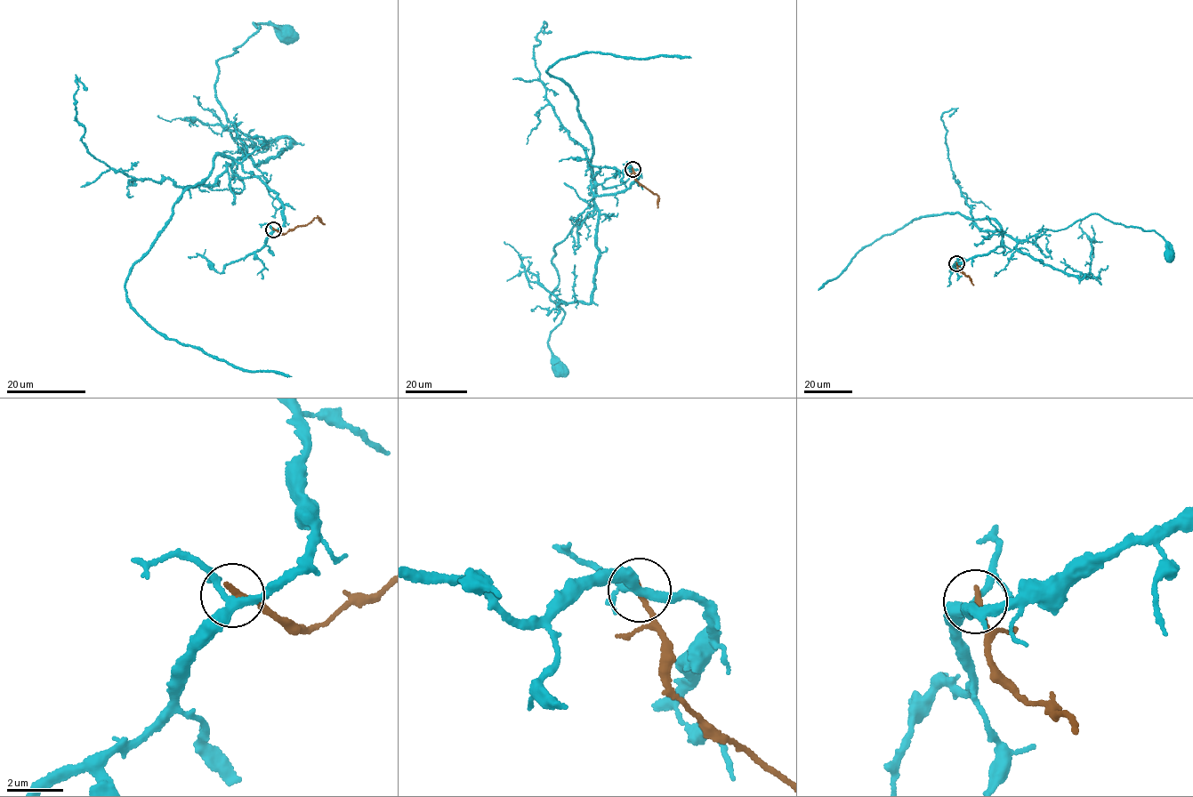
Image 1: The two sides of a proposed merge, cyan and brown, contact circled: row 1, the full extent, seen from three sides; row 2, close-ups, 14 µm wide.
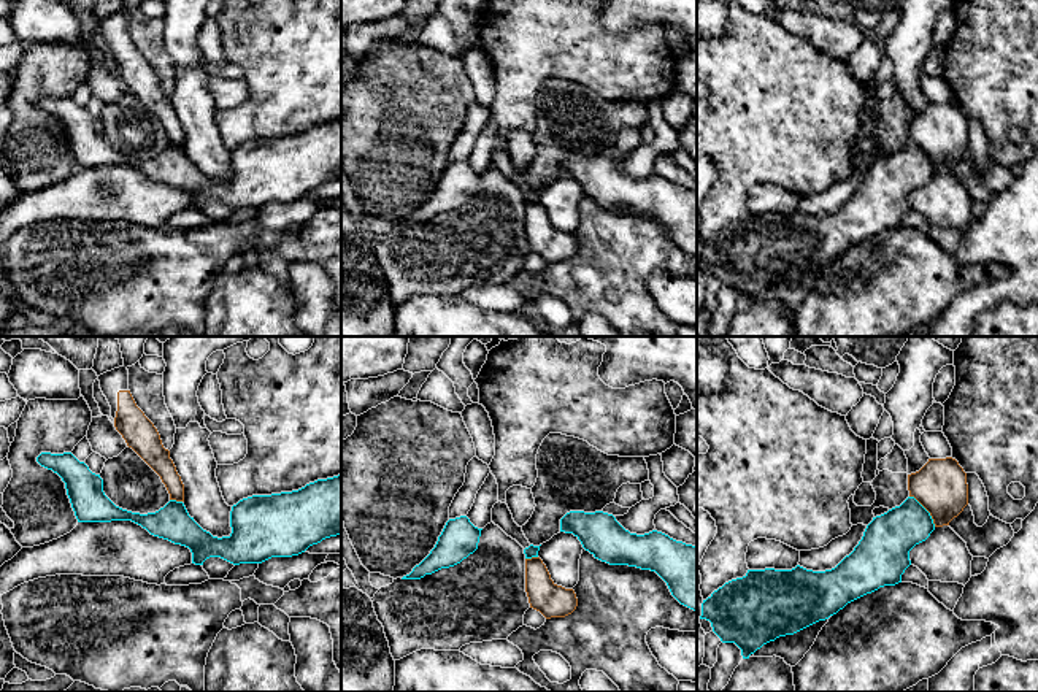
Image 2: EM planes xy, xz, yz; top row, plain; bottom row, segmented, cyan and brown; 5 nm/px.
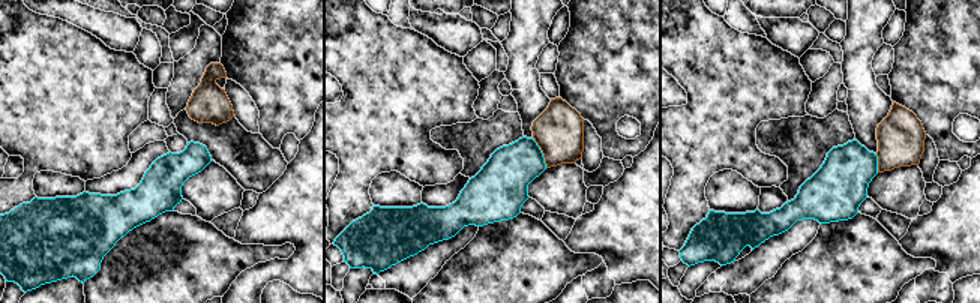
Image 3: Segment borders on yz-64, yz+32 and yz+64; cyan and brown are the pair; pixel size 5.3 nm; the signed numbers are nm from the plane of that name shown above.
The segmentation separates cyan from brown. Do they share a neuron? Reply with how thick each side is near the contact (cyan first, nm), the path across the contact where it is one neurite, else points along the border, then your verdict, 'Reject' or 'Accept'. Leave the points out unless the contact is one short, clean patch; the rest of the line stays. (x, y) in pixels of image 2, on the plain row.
Thickness 260 nm (cyan) against 280 nm. Boundary: yz (910, 140), (929, 157), (935, 170). Reject

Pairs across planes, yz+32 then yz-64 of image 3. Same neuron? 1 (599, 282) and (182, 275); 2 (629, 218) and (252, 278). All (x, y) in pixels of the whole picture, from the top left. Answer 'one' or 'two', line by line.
1: two
2: one

